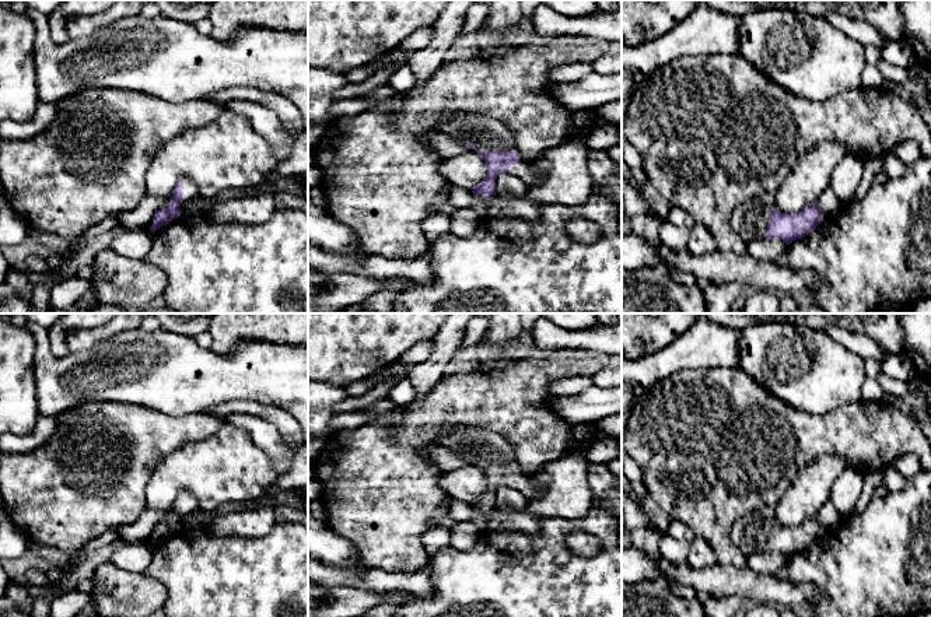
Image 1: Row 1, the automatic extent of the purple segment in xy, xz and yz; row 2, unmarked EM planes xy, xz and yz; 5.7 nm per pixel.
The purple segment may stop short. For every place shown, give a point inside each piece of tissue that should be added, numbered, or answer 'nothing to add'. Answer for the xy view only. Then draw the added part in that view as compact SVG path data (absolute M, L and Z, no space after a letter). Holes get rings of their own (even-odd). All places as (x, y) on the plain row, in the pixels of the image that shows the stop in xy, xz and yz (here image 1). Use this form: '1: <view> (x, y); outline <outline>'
1: xy (189, 501); outline M183 492L183 515L190 513L199 508L196 498L190 492Z

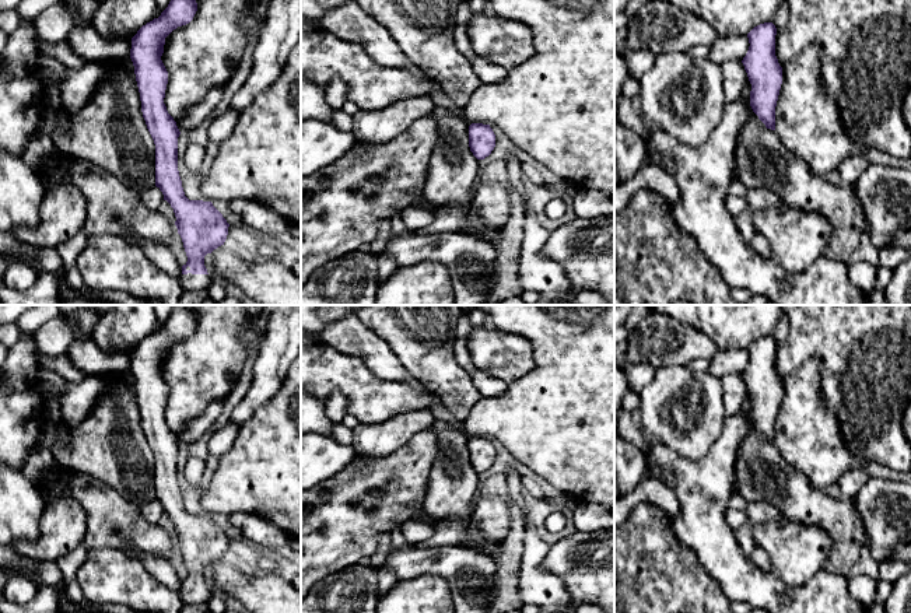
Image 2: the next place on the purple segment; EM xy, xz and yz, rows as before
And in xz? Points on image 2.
nothing to add

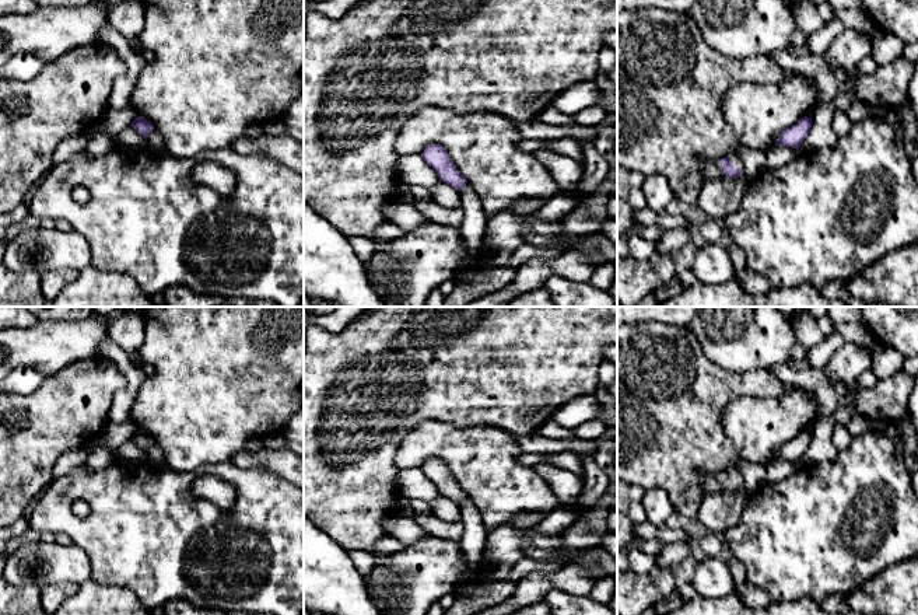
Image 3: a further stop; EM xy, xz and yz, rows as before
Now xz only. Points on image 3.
nothing to add

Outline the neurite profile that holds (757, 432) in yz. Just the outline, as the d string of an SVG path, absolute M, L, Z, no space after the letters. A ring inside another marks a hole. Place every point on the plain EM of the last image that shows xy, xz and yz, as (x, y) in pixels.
M792 385L777 399L743 395L730 401L722 413L722 427L742 459L767 465L779 445L814 423L814 415L812 398Z

